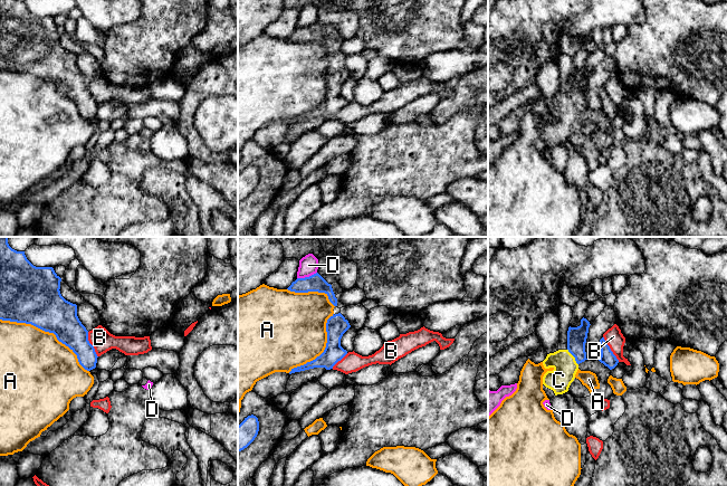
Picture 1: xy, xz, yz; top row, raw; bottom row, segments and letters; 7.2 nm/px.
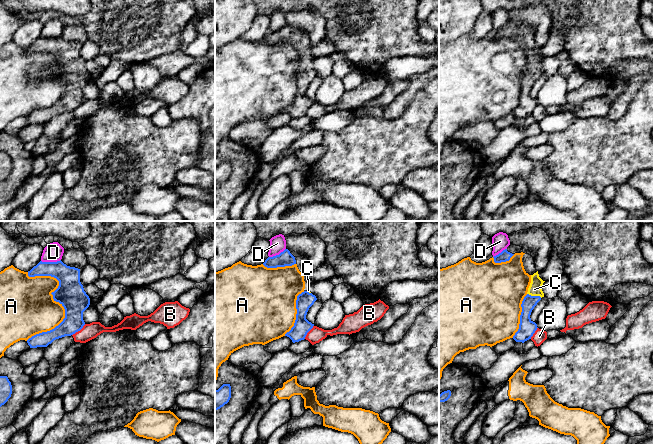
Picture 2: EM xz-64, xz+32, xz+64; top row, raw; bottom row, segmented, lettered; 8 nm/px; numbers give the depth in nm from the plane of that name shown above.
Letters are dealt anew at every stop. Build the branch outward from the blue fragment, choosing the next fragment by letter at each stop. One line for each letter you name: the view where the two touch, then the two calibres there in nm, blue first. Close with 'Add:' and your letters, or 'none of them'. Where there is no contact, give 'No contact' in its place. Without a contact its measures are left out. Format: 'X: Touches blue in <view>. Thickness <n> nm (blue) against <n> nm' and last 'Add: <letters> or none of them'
C: Touches blue in yz. Thickness 140 nm (blue) against 170 nm
Add: C

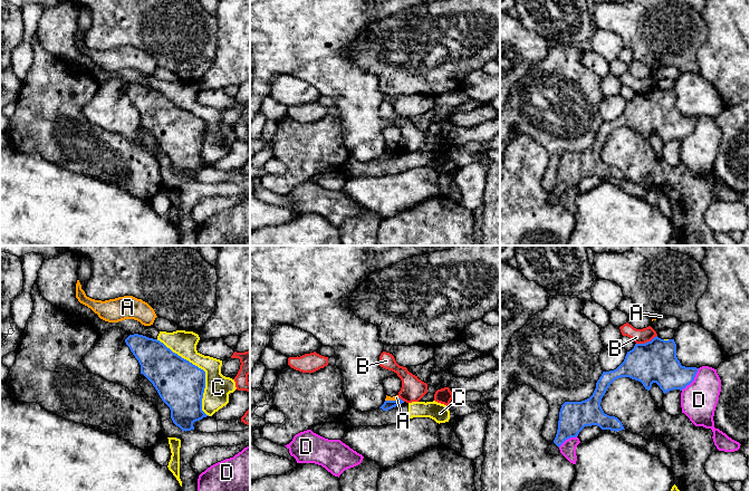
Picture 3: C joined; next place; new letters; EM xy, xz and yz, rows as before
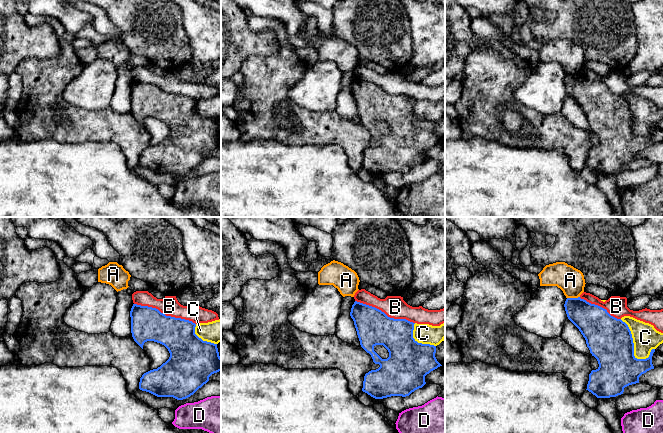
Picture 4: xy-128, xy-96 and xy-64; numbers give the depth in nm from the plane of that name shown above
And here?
Add: none of them

